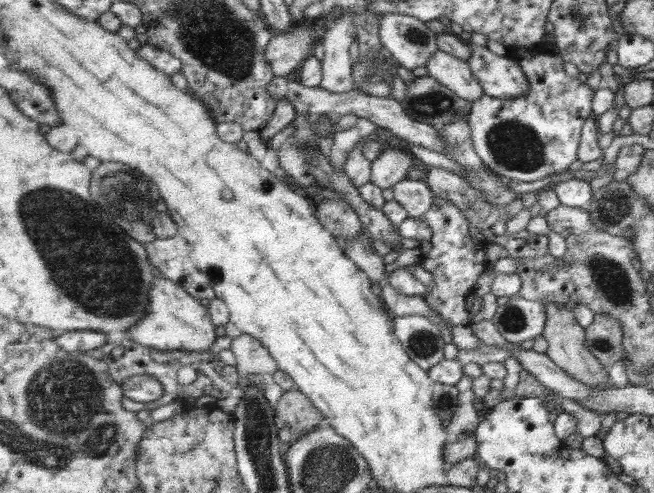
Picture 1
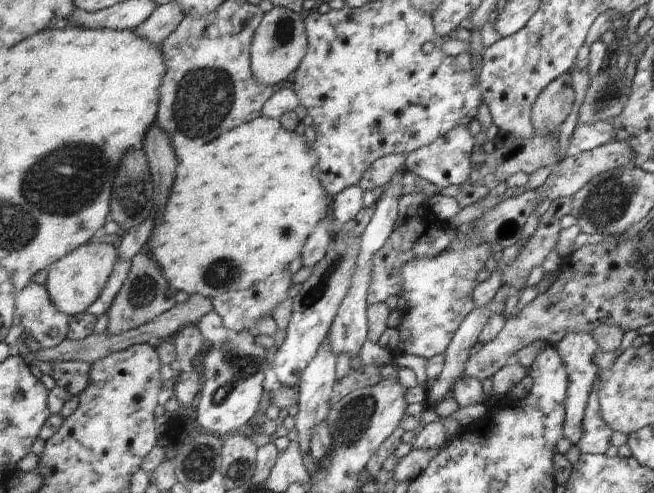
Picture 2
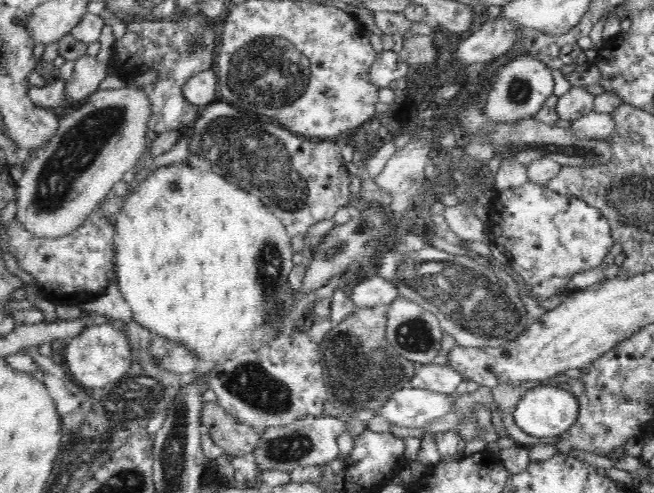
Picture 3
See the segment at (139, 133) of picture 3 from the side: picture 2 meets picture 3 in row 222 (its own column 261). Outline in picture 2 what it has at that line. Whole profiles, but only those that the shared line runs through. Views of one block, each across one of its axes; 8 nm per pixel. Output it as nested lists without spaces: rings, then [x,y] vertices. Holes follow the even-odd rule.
[[[273,6],[273,10],[263,18],[263,24],[259,26],[251,46],[251,68],[255,78],[267,86],[293,80],[293,74],[303,66],[303,60],[307,58],[309,48],[311,48],[311,42],[309,42],[305,14],[297,14],[291,8]]]

